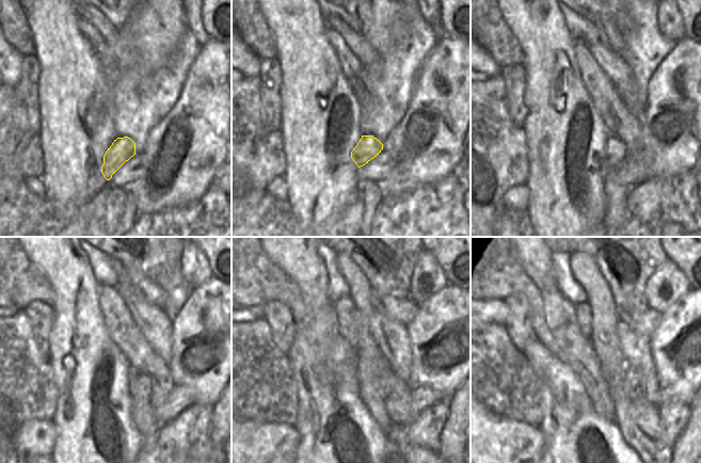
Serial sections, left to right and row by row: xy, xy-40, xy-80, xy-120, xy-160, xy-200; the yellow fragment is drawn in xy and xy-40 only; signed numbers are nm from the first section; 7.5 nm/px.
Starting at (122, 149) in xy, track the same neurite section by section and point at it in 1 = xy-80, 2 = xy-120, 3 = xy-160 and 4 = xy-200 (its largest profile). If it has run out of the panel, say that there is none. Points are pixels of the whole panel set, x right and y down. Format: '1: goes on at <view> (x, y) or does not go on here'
1: goes on at xy-80 (616, 149)
2: goes on at xy-120 (142, 382)
3: goes on at xy-160 (392, 379)
4: goes on at xy-200 (634, 374)

